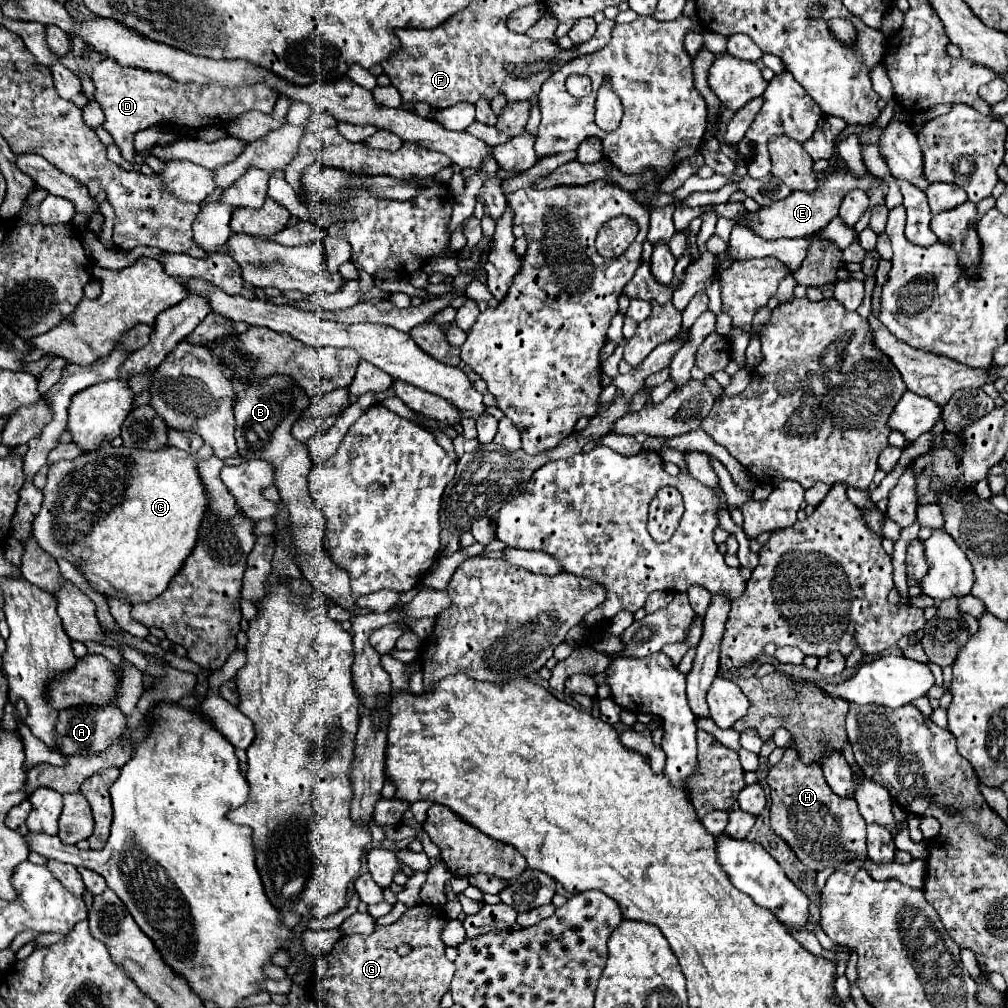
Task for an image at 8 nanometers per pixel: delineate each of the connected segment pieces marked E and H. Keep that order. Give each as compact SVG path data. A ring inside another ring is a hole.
M844 166L844 168L838 168L830 174L824 174L822 178L818 178L818 186L814 192L792 192L788 198L780 200L780 202L774 202L772 206L768 208L762 208L760 212L750 214L750 220L742 220L740 224L748 226L754 234L762 236L762 238L768 238L768 240L776 240L776 238L804 238L804 236L810 236L822 228L826 228L830 224L830 220L838 214L838 208L842 204L842 198L850 192L850 190L864 190L866 194L880 182L876 176L872 176L870 172L864 174L862 178L854 178L854 174Z
M788 748L782 760L776 766L770 766L766 780L772 798L772 830L794 850L796 858L808 870L838 870L842 864L850 862L862 866L862 862L866 860L866 822L856 810L856 800L836 798L836 794L832 794L820 766L804 766L796 758L796 752Z

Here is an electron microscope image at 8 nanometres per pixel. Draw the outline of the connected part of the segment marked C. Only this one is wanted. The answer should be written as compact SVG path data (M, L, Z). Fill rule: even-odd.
M106 446L106 448L98 448L90 454L80 454L74 460L60 460L50 464L48 468L48 482L42 488L44 492L44 502L42 502L42 510L38 512L38 516L34 518L32 524L32 536L34 540L40 544L40 548L44 552L48 552L52 558L64 558L72 564L82 562L82 574L86 576L86 580L90 582L90 586L94 586L96 592L100 592L102 596L110 598L120 598L122 602L128 604L136 604L136 602L150 602L154 598L158 598L168 582L172 580L172 576L182 568L182 562L190 556L196 538L198 538L198 526L200 526L200 518L204 516L204 510L208 506L208 496L204 494L204 486L200 482L200 476L196 474L196 460L190 454L184 454L184 450L176 450L176 448L162 448L156 452L150 450L132 450L126 446L114 448L114 446Z

